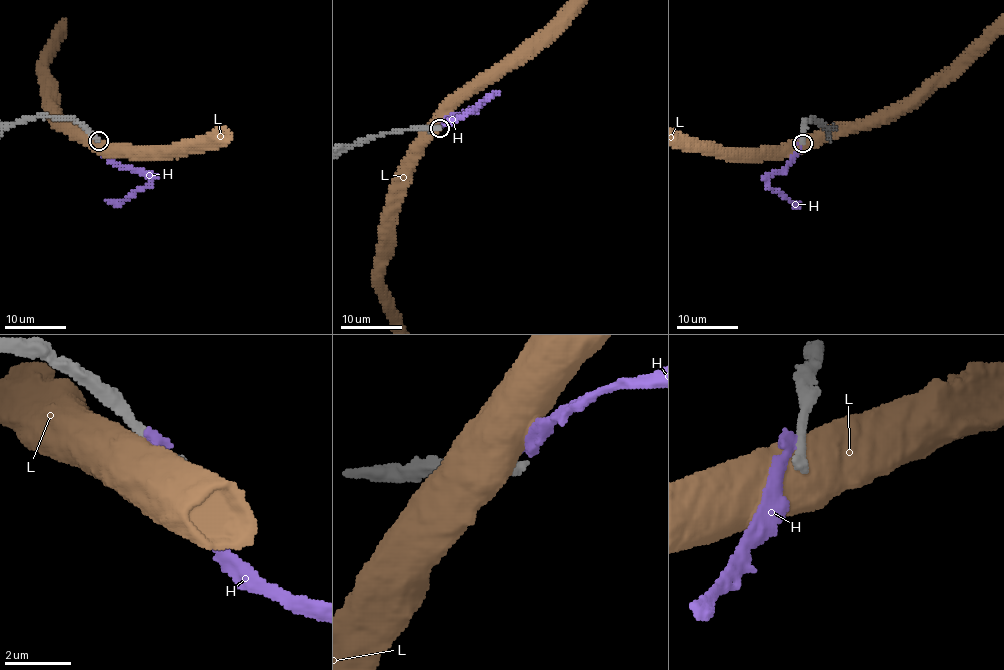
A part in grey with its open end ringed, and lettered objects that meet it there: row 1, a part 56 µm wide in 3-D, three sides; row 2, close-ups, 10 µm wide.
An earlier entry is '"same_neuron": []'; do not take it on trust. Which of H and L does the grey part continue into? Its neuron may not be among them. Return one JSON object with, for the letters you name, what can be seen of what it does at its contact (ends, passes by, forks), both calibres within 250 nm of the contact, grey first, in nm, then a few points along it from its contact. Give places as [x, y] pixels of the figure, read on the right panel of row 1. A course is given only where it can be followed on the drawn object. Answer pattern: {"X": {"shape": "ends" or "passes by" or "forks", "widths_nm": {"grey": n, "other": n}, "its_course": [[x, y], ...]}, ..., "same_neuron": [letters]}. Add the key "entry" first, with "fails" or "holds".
{"entry": "holds", "same_neuron": []}

